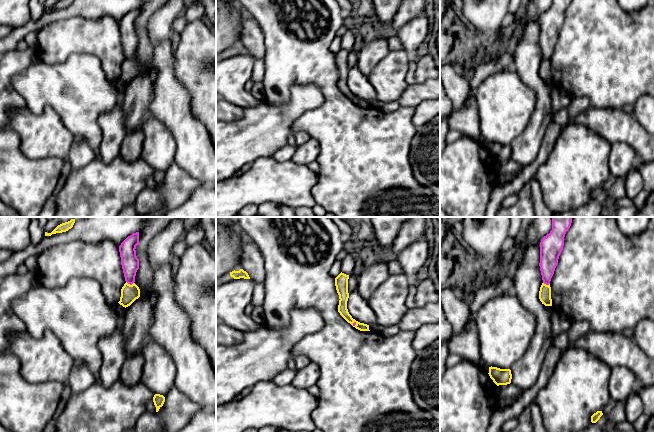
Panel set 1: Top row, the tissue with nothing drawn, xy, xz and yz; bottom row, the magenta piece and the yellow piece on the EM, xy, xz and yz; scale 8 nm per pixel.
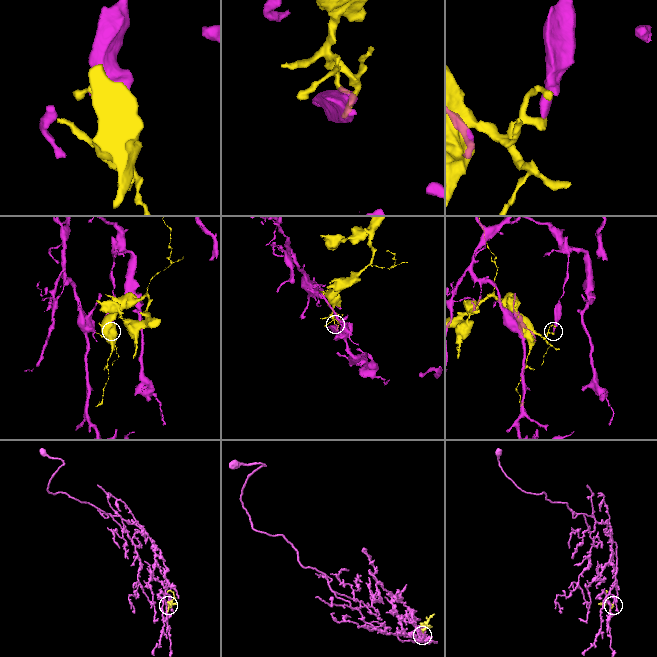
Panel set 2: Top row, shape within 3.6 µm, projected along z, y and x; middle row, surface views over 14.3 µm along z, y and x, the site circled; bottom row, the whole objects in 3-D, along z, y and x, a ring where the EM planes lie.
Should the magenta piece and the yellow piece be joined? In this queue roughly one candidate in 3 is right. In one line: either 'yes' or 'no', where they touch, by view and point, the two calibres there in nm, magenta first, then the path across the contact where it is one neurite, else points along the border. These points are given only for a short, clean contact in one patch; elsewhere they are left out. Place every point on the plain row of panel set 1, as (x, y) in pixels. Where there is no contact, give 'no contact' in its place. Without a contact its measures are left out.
no | xy (130, 60) | 140/140 nm | along xy (126, 57), (130, 60), (133, 59)

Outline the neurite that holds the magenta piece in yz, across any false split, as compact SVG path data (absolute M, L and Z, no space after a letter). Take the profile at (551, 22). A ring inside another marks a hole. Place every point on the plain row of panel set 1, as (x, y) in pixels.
M552 0L552 6L540 18L539 42L543 59L546 61L550 60L570 2L571 0Z

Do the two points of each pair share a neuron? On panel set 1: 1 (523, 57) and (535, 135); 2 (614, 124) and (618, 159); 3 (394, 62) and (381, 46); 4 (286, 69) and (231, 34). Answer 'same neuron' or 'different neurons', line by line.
1: same neuron
2: different neurons
3: different neurons
4: different neurons

